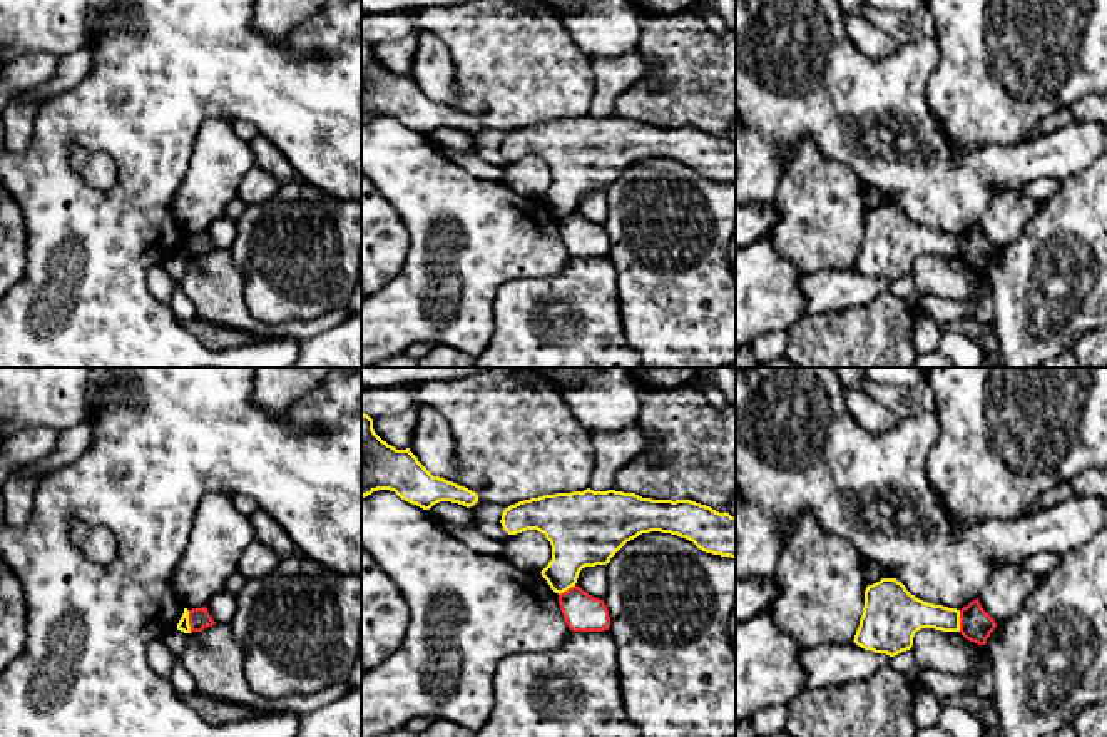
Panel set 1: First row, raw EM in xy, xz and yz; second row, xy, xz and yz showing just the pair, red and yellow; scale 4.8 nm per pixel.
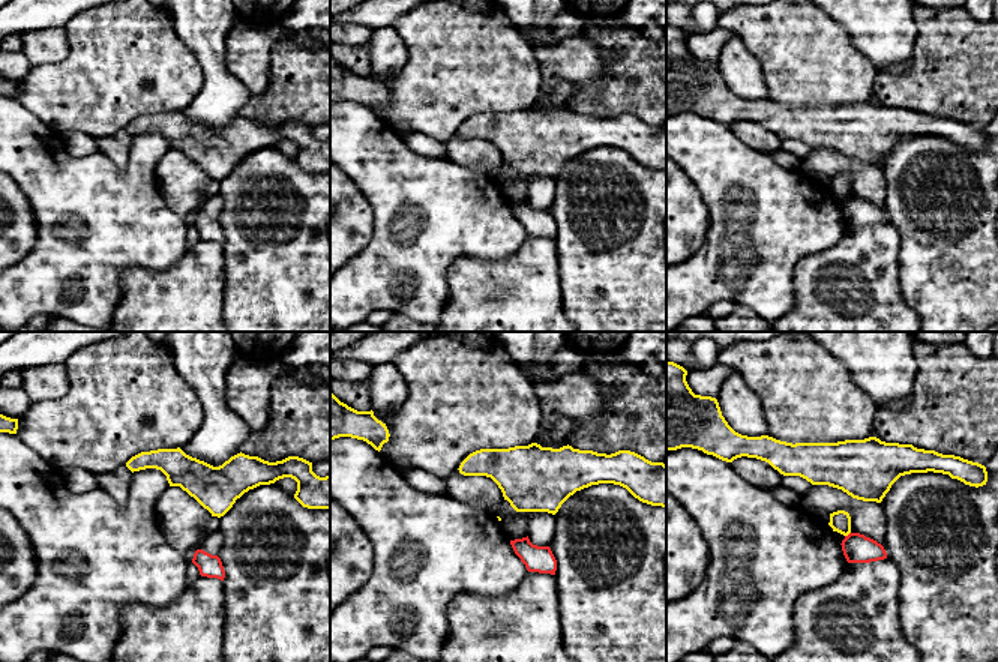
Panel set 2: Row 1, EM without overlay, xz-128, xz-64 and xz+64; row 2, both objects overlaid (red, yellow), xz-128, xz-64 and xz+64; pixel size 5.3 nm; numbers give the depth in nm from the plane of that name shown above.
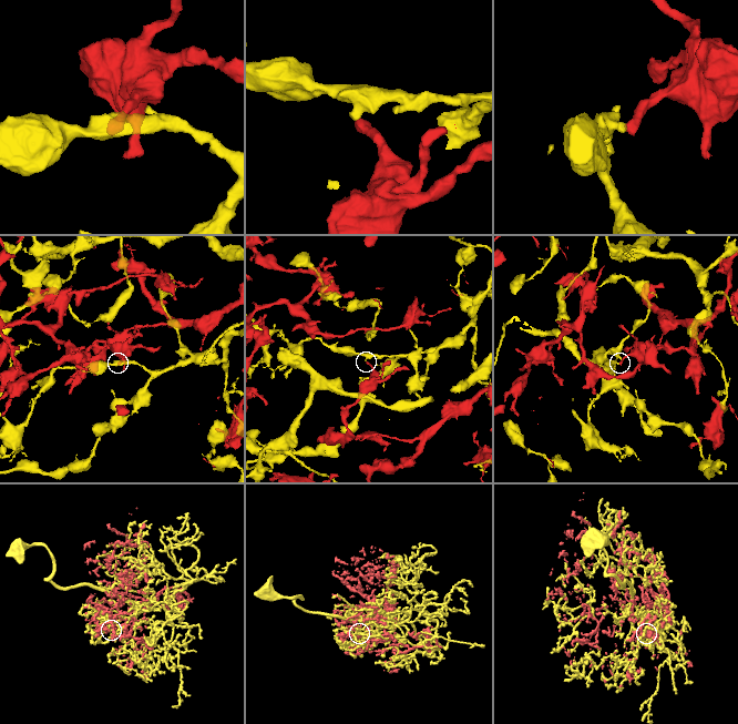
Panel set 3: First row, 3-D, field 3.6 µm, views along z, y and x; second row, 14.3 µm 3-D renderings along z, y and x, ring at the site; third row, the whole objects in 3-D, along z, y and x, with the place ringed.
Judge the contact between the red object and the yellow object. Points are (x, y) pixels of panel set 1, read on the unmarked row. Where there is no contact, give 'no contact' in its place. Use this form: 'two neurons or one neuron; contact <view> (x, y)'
two neurons; contact xy (189, 248)

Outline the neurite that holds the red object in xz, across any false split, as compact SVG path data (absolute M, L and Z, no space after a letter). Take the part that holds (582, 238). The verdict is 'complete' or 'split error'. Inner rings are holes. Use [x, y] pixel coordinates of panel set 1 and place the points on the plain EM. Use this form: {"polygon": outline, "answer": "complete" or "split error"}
{"polygon": "M577 211L559 221L559 231L572 257L604 257L610 252L604 226L589 221Z", "answer": "complete"}

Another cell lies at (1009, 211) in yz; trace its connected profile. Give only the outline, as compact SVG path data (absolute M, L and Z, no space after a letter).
M1023 187L1000 191L990 199L978 227L998 251L1025 229L1038 206L1040 202L1028 197Z

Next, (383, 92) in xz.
M361 37L361 124L378 115L395 117L423 135L440 127L467 134L478 127L475 117L433 102L410 74L396 75L383 67L373 55L373 45Z

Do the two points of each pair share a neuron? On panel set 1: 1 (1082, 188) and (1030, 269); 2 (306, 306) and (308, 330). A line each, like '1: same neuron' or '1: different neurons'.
1: same neuron
2: different neurons

